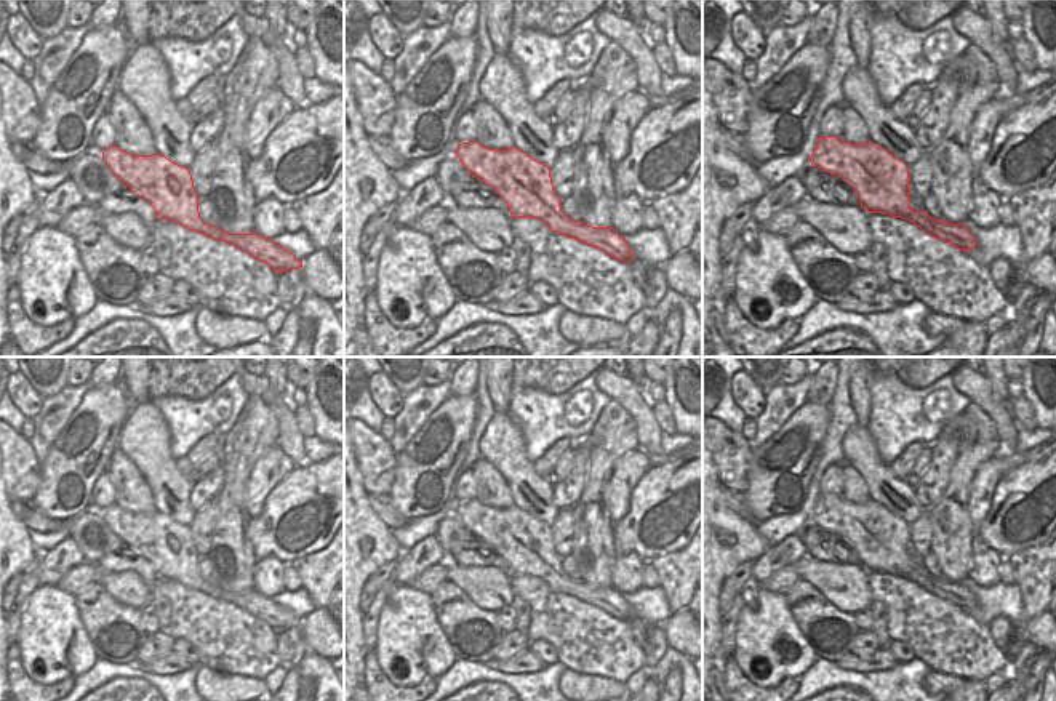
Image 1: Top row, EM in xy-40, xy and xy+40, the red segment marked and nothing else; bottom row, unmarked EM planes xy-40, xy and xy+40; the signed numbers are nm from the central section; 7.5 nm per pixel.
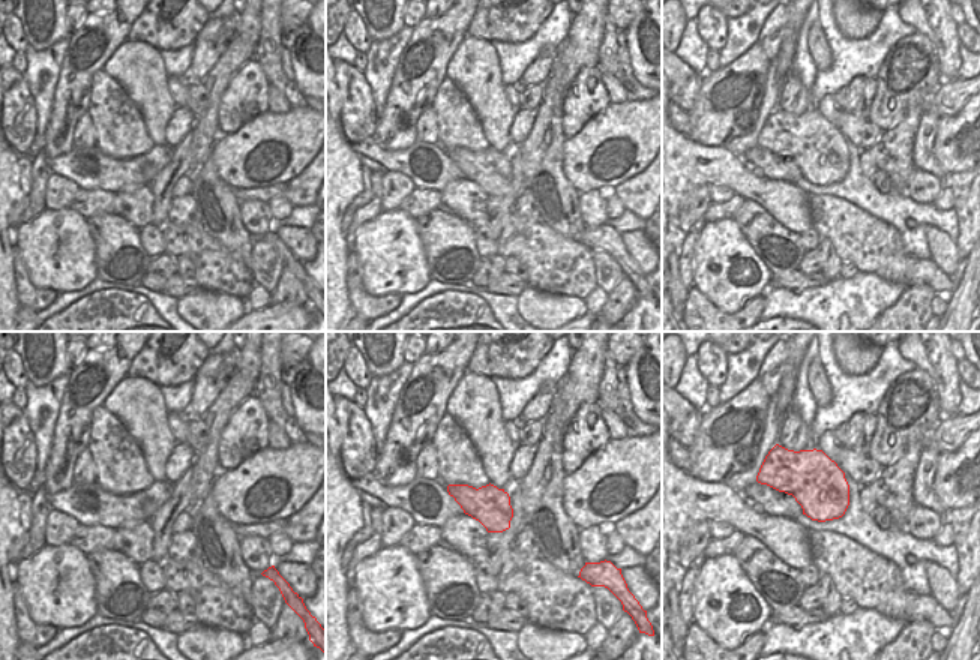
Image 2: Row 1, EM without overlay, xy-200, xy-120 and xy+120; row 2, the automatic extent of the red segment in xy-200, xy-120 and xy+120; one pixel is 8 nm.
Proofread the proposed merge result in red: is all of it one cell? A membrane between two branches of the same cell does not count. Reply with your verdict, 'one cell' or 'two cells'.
one cell

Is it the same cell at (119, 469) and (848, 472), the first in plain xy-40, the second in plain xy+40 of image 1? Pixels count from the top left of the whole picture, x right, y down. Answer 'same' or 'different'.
same

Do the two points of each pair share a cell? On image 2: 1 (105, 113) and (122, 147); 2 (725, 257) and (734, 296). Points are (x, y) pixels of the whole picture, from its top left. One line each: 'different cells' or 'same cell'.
1: same cell
2: same cell

